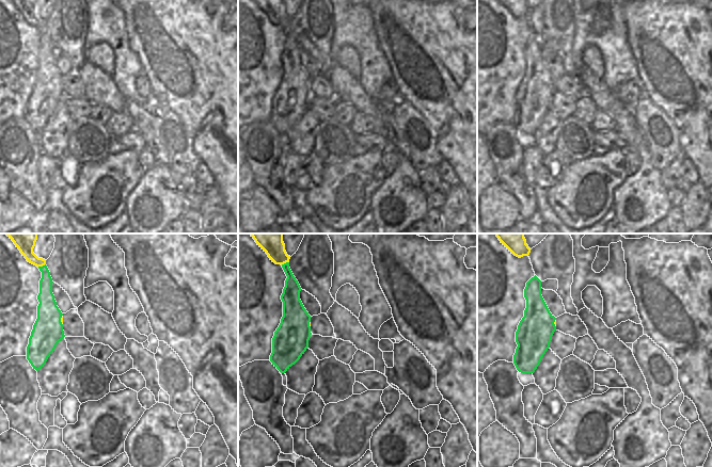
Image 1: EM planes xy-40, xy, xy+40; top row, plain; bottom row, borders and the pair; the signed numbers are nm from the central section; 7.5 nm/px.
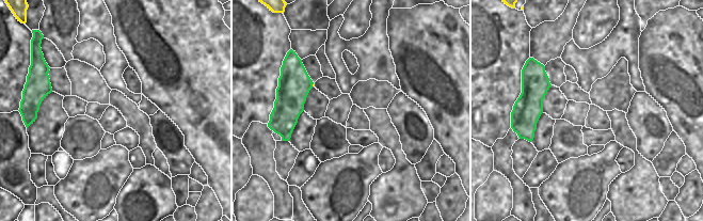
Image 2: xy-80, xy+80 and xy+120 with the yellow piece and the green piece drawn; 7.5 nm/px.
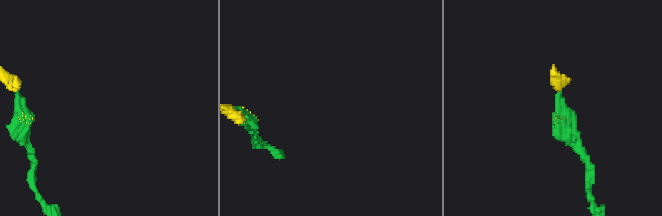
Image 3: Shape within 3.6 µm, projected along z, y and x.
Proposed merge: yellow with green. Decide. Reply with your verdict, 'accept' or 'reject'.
accept

